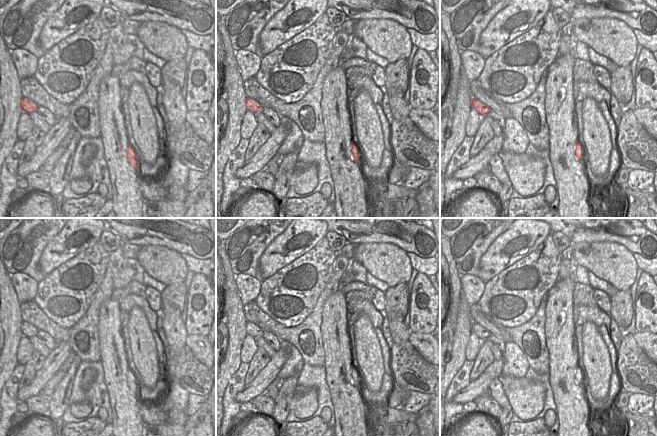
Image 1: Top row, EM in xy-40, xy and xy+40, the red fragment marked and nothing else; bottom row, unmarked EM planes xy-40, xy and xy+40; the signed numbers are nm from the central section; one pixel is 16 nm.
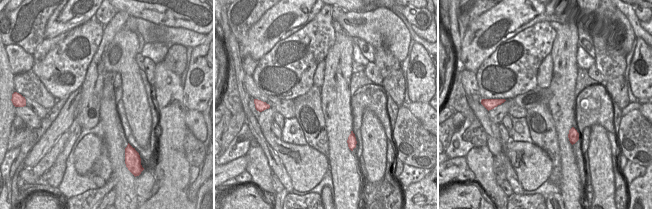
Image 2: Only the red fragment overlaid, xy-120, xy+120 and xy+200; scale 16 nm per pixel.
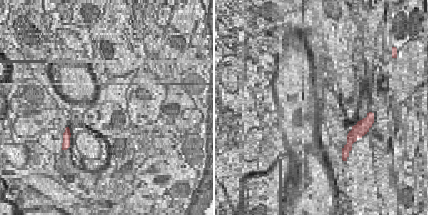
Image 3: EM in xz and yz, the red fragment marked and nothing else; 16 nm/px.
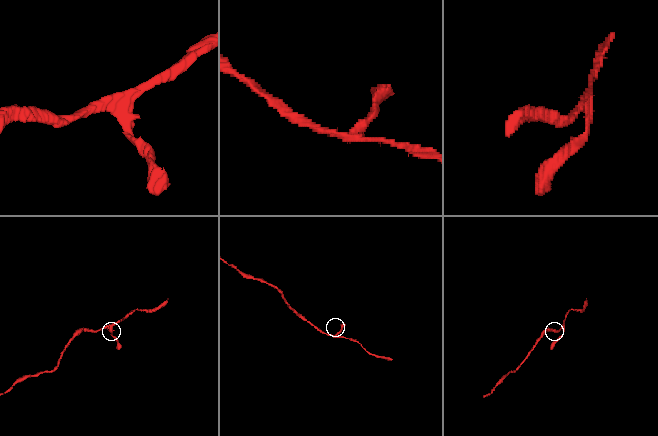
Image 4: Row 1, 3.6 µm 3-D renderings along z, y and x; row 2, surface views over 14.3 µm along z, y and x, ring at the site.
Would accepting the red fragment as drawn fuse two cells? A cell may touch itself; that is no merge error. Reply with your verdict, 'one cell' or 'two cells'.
one cell

